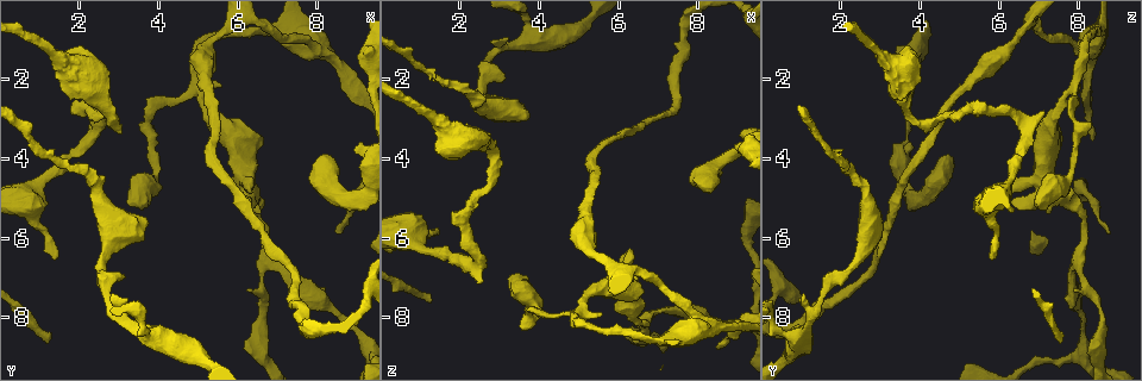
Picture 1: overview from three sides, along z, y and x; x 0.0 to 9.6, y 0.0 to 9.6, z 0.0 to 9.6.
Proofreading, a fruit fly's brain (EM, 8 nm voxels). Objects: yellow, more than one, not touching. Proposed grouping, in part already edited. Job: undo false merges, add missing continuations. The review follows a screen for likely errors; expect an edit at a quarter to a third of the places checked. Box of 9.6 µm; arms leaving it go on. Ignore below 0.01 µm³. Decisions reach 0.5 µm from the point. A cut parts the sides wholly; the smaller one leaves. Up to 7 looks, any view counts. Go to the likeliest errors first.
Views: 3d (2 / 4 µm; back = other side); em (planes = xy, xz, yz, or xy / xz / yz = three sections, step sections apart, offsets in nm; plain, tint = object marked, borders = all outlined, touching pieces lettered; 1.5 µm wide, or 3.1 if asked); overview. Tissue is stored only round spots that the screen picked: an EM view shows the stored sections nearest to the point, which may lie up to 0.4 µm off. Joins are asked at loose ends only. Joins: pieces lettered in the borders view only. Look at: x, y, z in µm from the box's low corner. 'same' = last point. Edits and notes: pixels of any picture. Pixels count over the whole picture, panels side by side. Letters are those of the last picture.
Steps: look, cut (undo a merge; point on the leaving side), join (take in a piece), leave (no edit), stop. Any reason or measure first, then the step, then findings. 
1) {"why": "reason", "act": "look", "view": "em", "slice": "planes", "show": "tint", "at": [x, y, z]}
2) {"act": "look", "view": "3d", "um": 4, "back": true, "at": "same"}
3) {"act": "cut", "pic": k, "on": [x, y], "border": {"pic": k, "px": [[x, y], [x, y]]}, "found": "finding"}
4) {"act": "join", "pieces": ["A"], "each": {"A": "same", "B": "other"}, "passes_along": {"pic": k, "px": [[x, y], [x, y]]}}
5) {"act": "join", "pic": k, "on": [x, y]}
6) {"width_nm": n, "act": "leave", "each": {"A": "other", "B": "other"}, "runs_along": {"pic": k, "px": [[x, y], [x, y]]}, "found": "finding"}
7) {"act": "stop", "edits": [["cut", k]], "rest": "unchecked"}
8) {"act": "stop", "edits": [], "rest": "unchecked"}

{"why": "free end", "act": "look", "view": "em", "slice": "xy", "step": 4, "show": "tint", "at": [1.15, 8.55, 7.60]}

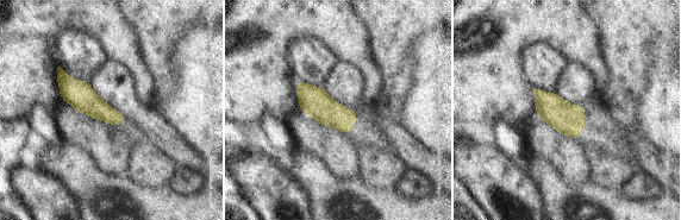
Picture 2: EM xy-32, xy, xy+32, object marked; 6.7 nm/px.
{"act": "look", "view": "em", "slice": "planes", "show": "borders", "at": "same"}

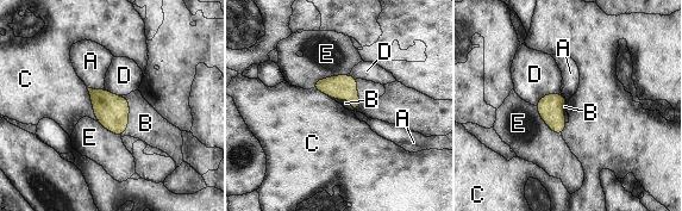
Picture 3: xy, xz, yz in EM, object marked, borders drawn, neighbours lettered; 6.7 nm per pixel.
{"width_nm": 160, "act": "join", "pieces": ["B"], "each": {"A": "other", "B": "same", "C": "other", "D": "other", "E": "other"}, "passes_along": {"pic": 3, "px": [[112, 111], [127, 115], [145, 123]]}, "found": "the neuron continues"}

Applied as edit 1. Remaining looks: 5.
{"why": "see it whole again", "act": "look", "view": "overview"}

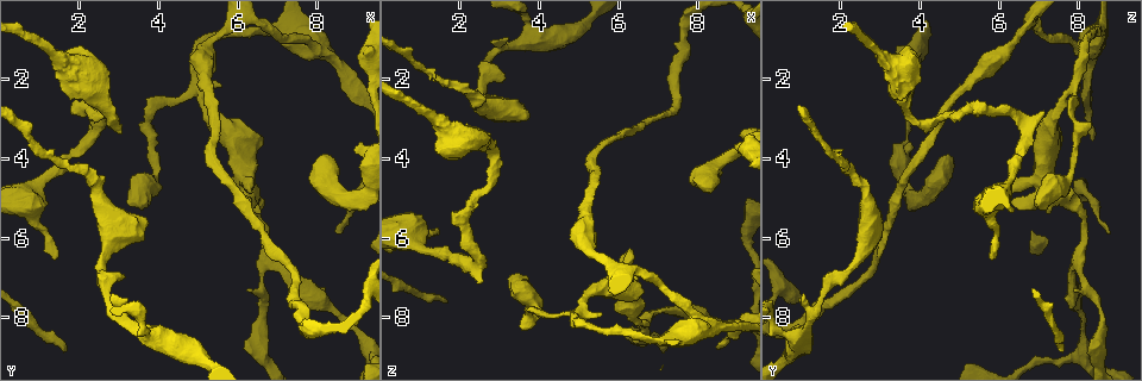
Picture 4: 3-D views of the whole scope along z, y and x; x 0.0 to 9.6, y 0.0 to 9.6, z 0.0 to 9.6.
{"why": "free end", "act": "look", "view": "em", "slice": "xz", "step": 8, "show": "borders", "at": [2.50, 2.80, 7.15]}

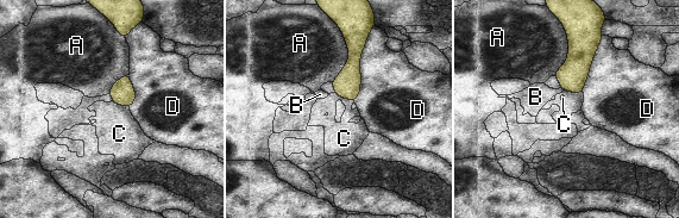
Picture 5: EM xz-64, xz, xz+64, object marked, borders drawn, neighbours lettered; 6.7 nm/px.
{"width_nm": 160, "act": "leave", "each": {"A": "other", "B": "other", "C": "other", "D": "other"}, "border": {"pic": 5, "px": [[339, 27], [349, 60], [331, 81]]}, "found": "no lettered piece goes on from it"}

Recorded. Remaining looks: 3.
{"why": "an open end", "act": "look", "view": "em", "slice": "planes", "show": "borders", "at": [5.60, 2.25, 7.95]}

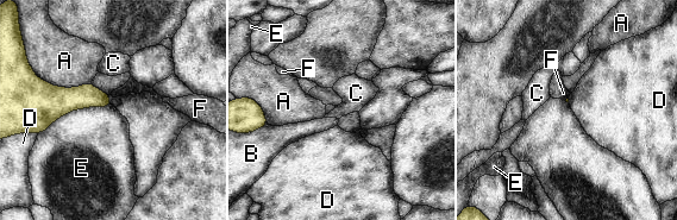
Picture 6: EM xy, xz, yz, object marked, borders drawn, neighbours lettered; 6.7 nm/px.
{"act": "leave", "each": {"A": "other", "B": "other", "C": "other", "D": "other", "E": "other", "F": "other"}, "border": {"pic": 6, "px": [[110, 104], [74, 108], [38, 133]]}, "found": "no lettered piece goes on from it"}

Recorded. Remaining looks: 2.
{"act": "stop", "edits": [["join", 3]], "rest": "unchecked"}

